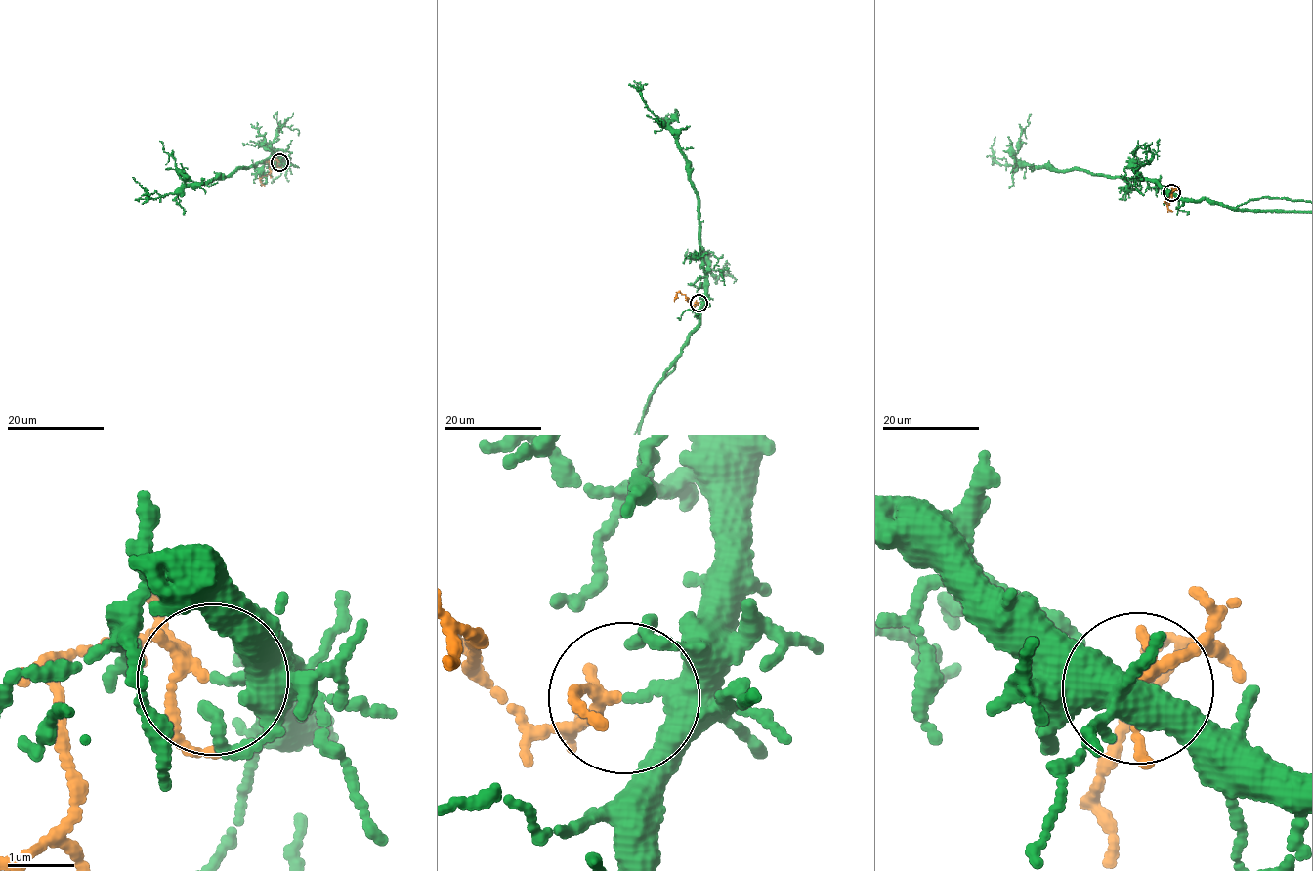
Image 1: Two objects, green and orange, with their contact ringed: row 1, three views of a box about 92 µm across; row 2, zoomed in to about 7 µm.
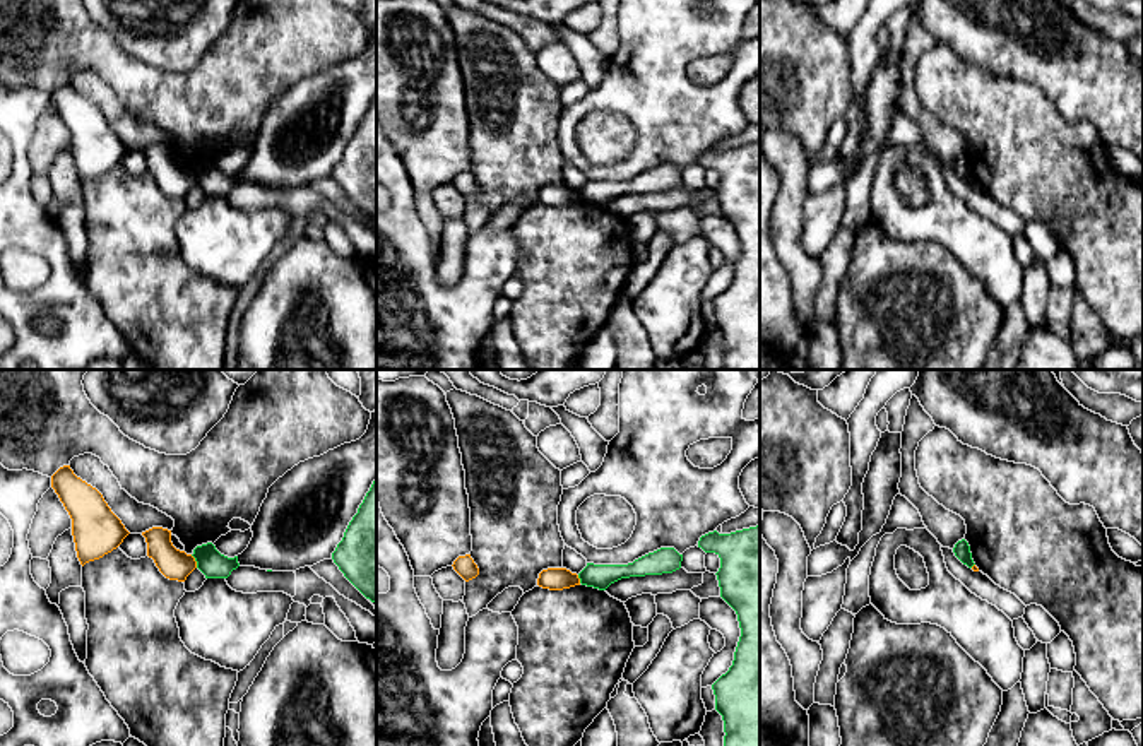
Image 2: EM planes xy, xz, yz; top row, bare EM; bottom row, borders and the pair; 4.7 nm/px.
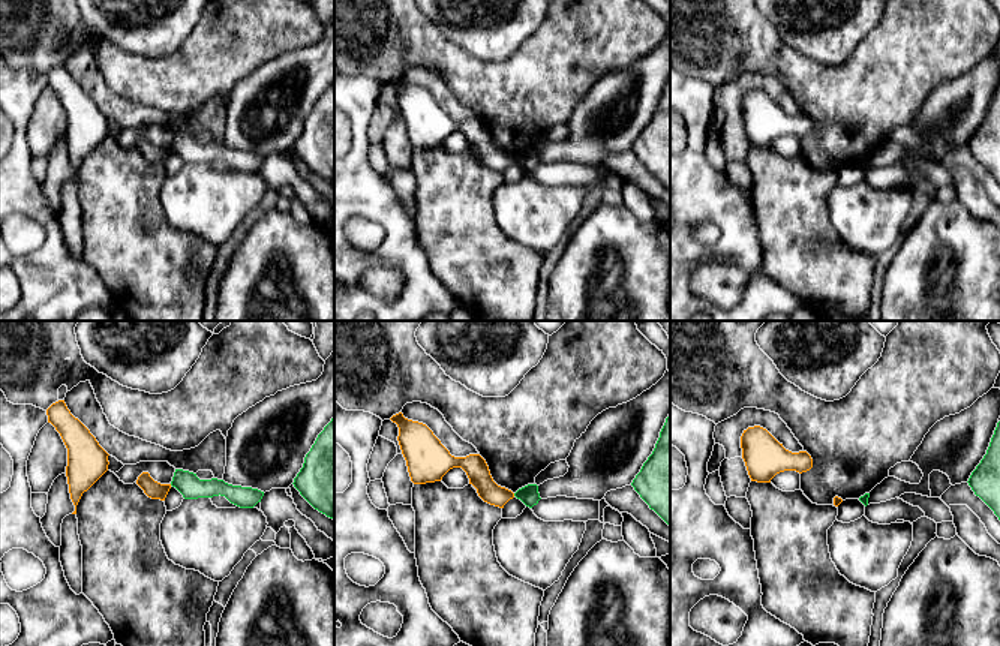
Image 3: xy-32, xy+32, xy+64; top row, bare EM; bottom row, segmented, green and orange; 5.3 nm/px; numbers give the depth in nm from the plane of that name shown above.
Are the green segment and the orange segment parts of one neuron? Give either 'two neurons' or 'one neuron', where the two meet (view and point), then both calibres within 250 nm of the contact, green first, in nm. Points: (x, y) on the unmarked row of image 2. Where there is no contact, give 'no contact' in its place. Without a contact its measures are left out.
two neurons; meets green in xy at (195, 177); 130 nm thick on the green side, 140 nm on the other

